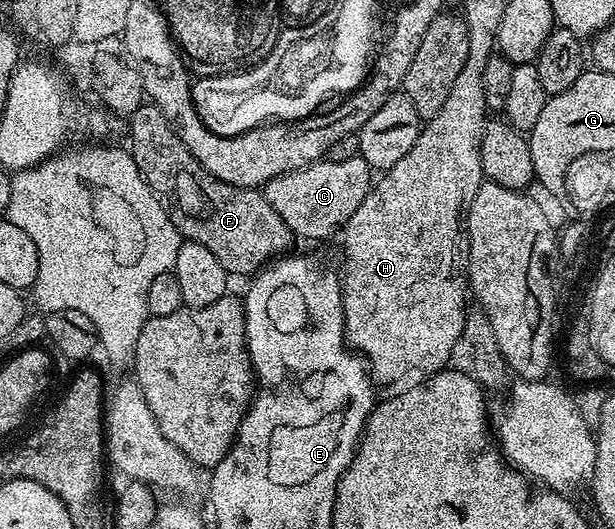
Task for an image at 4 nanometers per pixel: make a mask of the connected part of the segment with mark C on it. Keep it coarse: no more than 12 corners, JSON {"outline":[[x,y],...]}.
{"outline":[[322,160],[263,186],[298,239],[329,238],[371,189],[367,160]]}

